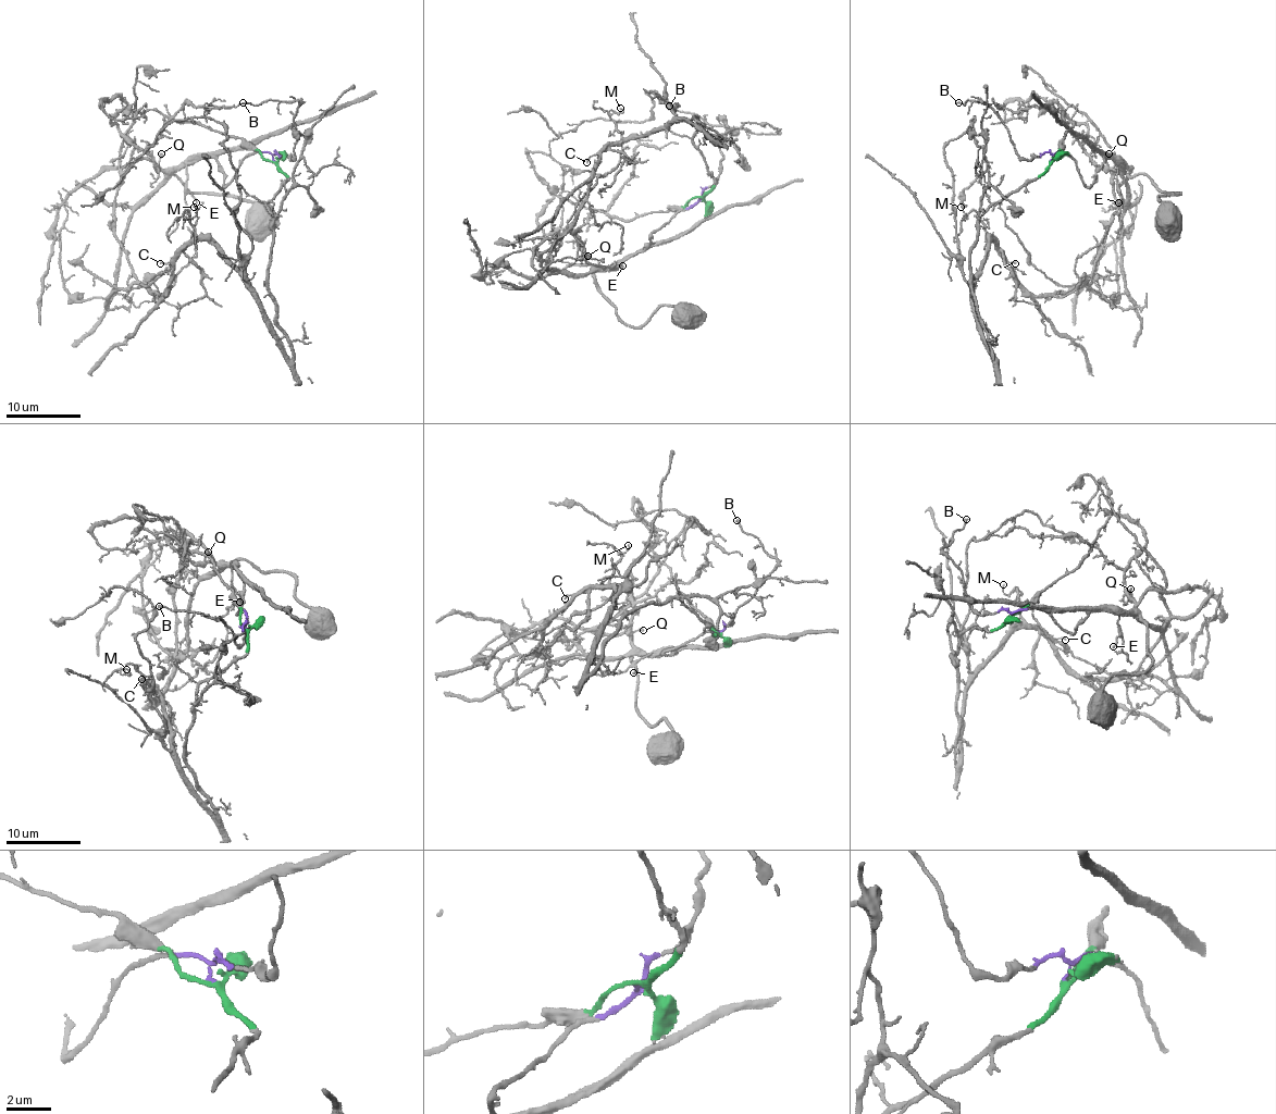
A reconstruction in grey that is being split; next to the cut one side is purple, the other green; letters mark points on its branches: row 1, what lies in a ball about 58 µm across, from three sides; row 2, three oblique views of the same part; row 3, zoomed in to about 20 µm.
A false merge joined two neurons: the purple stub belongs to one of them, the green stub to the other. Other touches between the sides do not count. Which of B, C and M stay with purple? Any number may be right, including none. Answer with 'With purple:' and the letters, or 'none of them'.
With purple: B

